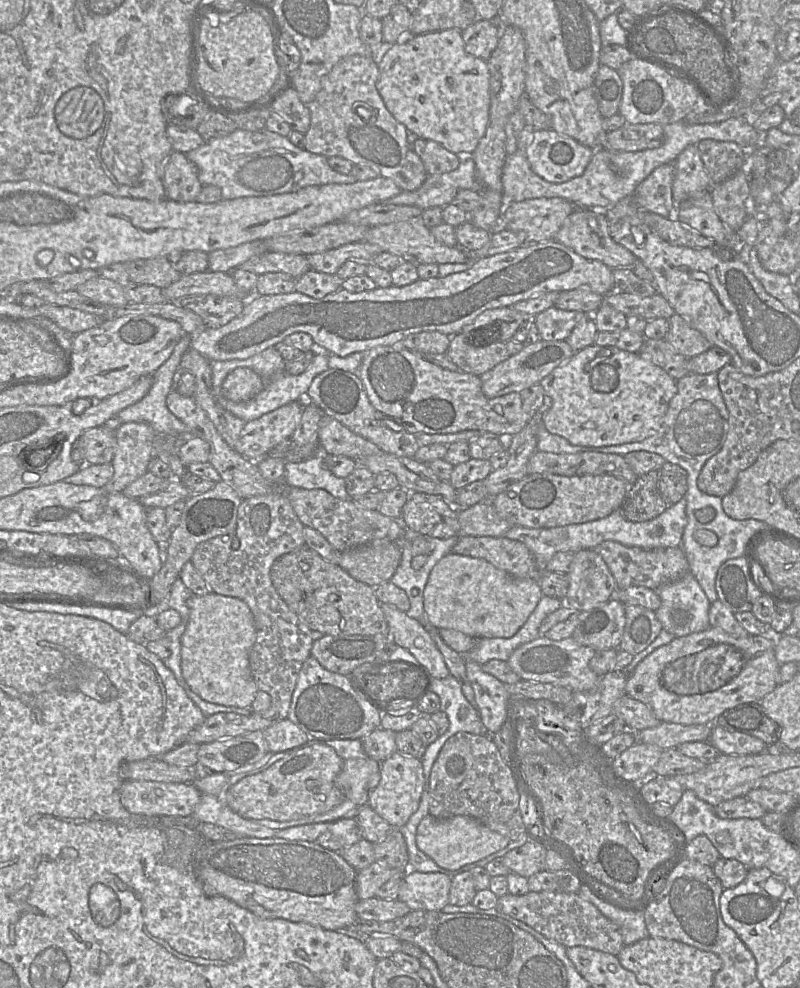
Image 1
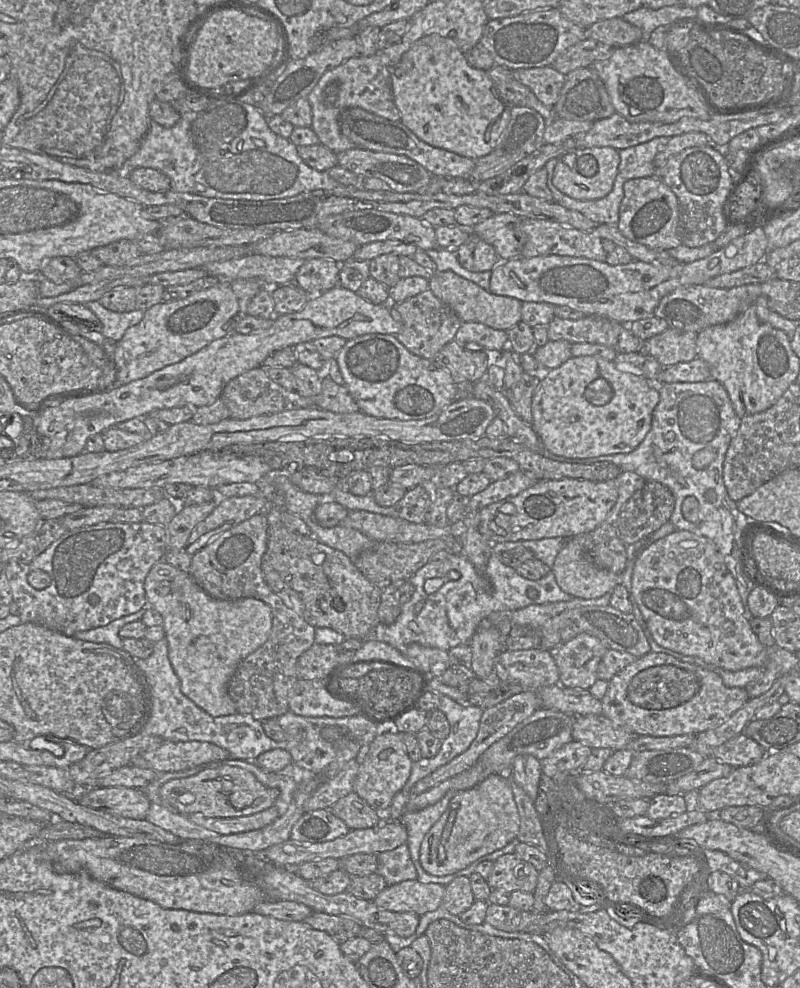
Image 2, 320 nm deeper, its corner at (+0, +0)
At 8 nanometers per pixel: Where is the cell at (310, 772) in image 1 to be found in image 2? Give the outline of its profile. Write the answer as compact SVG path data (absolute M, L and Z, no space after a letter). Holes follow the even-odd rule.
M224 764L211 769L203 769L192 776L171 779L160 787L159 794L162 804L179 814L187 816L200 813L206 817L230 818L249 816L270 808L279 796L279 790L264 786L251 772L243 768Z

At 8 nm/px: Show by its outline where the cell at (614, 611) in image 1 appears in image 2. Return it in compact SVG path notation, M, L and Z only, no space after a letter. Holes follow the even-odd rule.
M581 633L557 649L549 651L559 669L559 683L562 686L590 690L599 679L598 665L608 648L598 638L587 633Z

